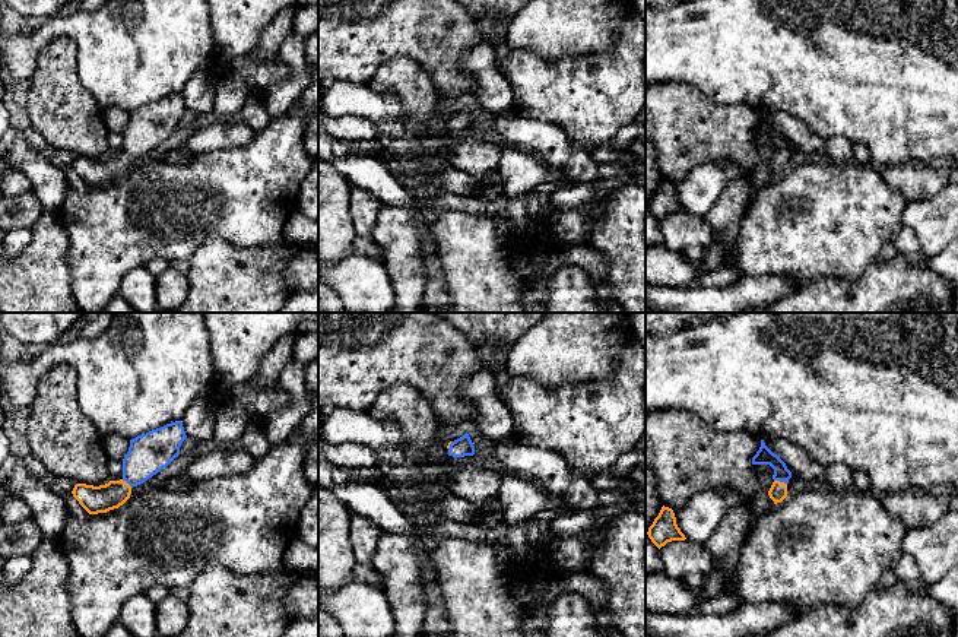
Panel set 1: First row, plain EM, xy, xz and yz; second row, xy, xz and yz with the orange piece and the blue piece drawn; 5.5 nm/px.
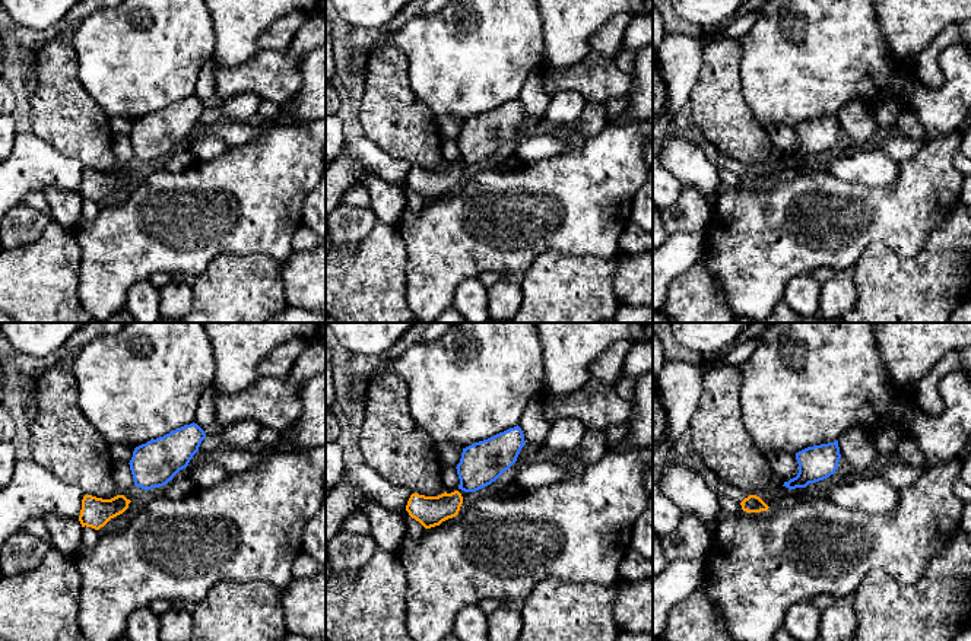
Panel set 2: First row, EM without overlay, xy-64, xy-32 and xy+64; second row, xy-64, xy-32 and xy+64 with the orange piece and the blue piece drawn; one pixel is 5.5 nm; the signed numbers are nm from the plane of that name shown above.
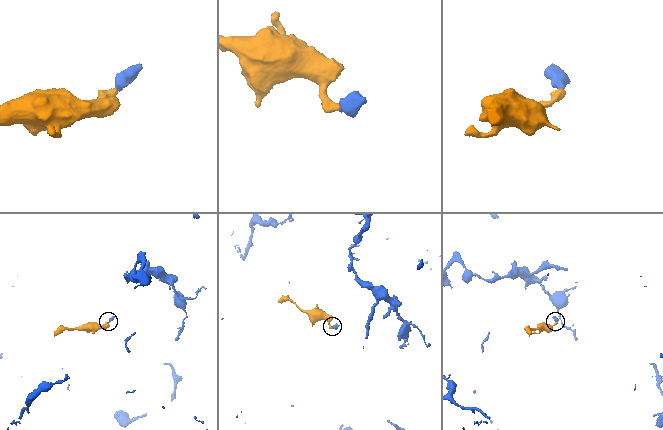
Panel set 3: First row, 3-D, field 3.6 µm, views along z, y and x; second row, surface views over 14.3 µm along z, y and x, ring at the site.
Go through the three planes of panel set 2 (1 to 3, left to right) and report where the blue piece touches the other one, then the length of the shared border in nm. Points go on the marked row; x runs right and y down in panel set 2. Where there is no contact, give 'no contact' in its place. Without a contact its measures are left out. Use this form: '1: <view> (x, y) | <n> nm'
1: no contact
2: no contact
3: no contact

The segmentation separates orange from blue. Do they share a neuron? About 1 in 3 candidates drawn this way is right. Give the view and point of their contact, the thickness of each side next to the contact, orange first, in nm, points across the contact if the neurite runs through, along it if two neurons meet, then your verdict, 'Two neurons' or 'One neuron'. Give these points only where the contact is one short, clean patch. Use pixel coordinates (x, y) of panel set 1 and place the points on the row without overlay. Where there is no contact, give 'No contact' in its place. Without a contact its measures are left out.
Touches orange at yz (779, 154). Thickness 100 nm (orange) against 100 nm. Path across: yz (777, 165), (779, 154), (779, 140), (764, 129). One neuron

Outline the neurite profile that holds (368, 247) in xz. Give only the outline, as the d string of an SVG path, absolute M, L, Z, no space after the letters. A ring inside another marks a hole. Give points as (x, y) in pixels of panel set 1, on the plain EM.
M356 235L350 244L350 254L367 256L384 264L384 250L372 238Z

